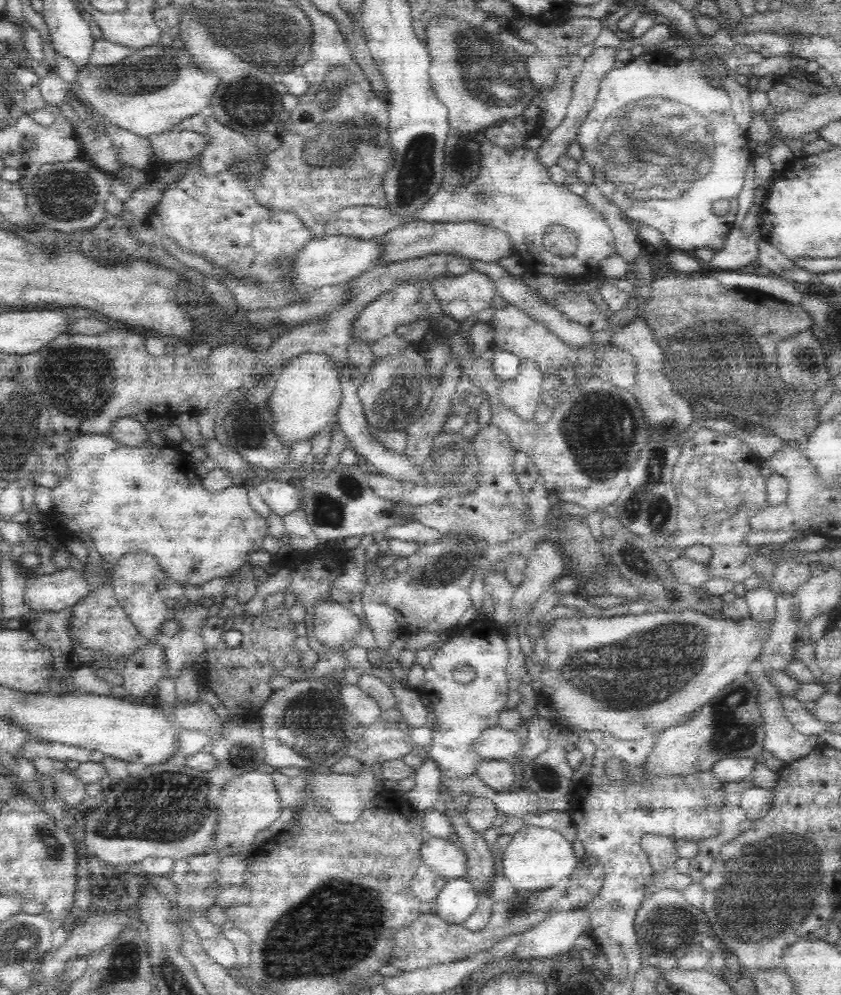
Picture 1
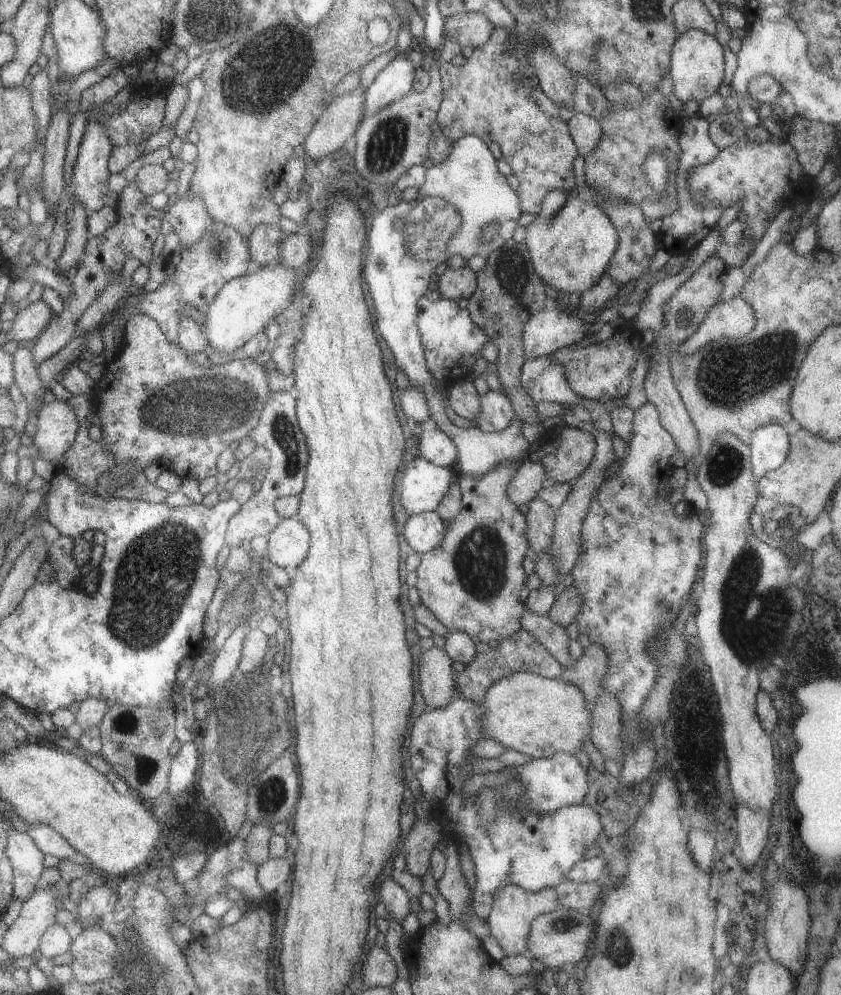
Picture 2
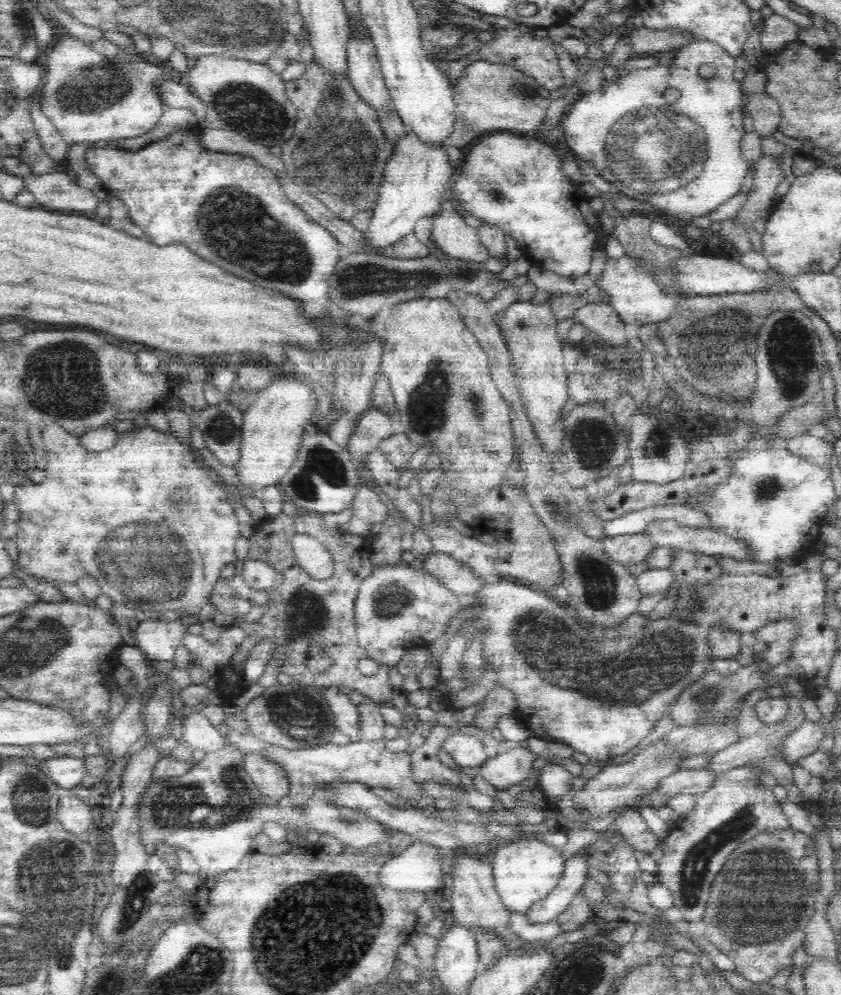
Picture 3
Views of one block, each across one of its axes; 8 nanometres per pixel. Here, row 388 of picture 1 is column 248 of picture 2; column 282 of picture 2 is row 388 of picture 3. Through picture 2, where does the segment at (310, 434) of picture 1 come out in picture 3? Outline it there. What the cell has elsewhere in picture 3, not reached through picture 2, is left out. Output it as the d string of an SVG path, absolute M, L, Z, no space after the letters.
M276 380L264 392L256 396L252 406L244 412L242 420L242 452L238 464L234 466L236 478L242 486L252 490L254 494L268 486L278 486L286 472L292 468L298 448L302 444L302 436L306 428L312 428L316 408L316 396L308 386L298 380Z

